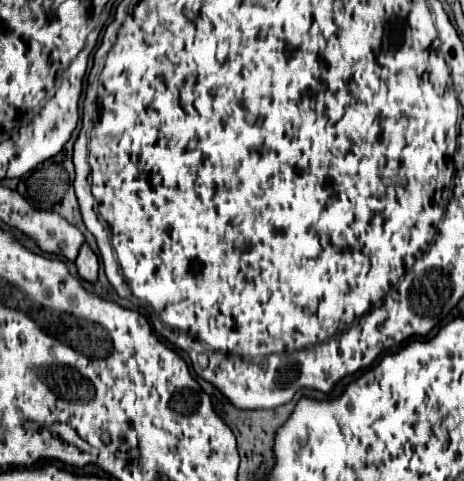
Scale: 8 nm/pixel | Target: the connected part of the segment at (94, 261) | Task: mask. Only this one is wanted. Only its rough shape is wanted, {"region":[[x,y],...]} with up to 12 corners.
{"region":[[84,244],[76,268],[82,280],[98,280],[98,256]]}

